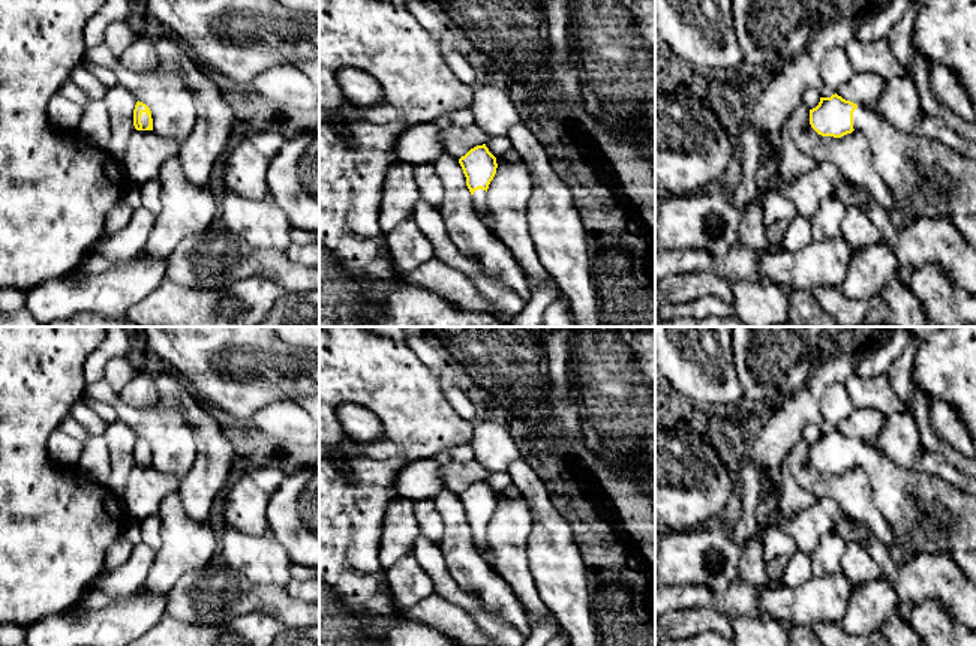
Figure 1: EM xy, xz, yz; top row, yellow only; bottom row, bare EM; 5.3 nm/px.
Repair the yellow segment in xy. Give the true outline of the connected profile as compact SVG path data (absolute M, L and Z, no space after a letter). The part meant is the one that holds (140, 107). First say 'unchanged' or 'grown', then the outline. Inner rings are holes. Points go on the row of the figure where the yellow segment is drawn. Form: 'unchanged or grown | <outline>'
grown | M139 100L133 109L133 126L136 130L153 130L151 111L145 103Z

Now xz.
grown | M486 144L471 148L459 159L466 177L466 186L472 195L474 208L481 216L486 226L492 231L493 222L487 208L487 189L496 174L496 157L489 151Z

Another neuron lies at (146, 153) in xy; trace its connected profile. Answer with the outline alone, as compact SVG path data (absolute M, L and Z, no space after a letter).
M133 130L127 151L120 160L127 183L141 186L157 178L163 162L174 159L180 144L157 136L153 130Z

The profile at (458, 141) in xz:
M478 126L453 127L441 132L441 141L448 154L456 159L465 156L471 148L490 141L490 136Z

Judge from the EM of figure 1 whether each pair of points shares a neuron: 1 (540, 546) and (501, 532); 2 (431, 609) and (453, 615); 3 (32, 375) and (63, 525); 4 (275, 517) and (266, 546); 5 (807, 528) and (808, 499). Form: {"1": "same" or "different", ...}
{"1": "different", "2": "same", "3": "same", "4": "different", "5": "different"}

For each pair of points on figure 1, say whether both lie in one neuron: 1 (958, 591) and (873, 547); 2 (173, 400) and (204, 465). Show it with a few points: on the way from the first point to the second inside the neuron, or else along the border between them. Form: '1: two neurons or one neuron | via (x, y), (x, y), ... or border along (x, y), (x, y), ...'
1: one neuron | via (937, 577), (906, 577), (894, 568)
2: one neuron | via (191, 412), (206, 427), (206, 447)

